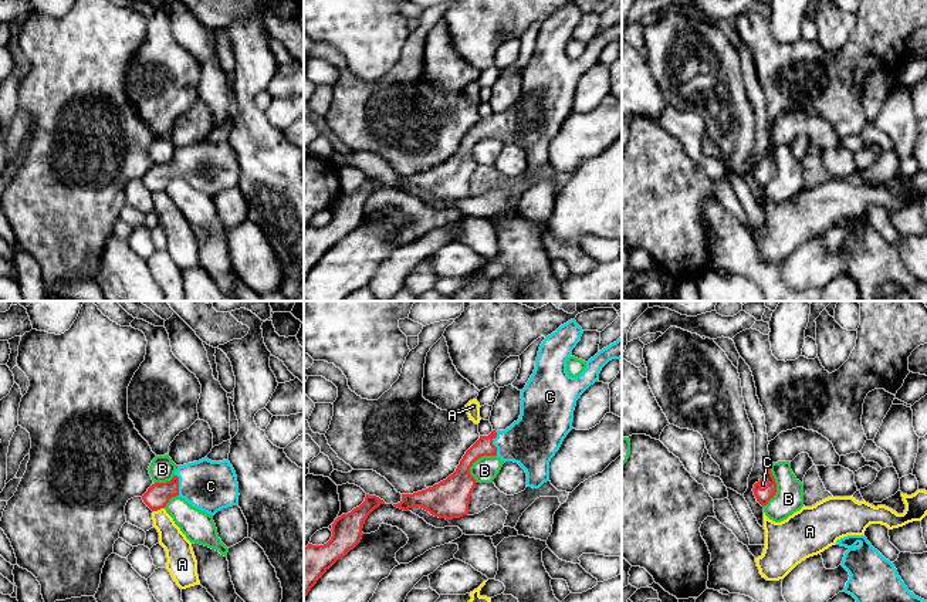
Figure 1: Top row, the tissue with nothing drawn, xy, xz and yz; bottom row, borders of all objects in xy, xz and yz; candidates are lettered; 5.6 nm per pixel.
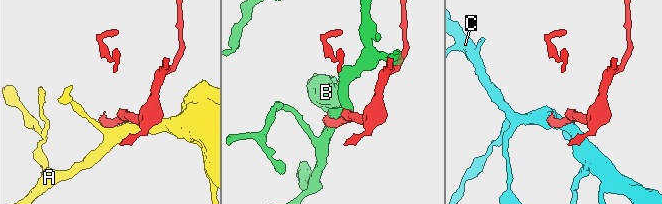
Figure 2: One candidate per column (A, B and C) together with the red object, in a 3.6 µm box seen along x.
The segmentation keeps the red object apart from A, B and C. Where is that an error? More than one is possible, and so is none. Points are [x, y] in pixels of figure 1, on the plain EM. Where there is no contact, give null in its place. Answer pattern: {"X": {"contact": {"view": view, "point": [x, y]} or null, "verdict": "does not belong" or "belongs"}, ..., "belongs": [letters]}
{"A": {"contact": {"view": "xy", "point": [158, 190]}, "verdict": "does not belong"}, "B": {"contact": {"view": "xz", "point": [474, 142]}, "verdict": "does not belong"}, "C": {"contact": {"view": "xz", "point": [491, 125]}, "verdict": "belongs"}, "belongs": ["C"]}

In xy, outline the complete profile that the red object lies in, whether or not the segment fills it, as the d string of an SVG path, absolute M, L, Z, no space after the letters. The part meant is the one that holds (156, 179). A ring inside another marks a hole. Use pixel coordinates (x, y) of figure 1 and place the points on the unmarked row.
M207 139L177 148L170 163L155 165L142 177L152 192L165 190L172 179L182 179L193 189L214 197L238 186L237 158L229 142L212 143Z

